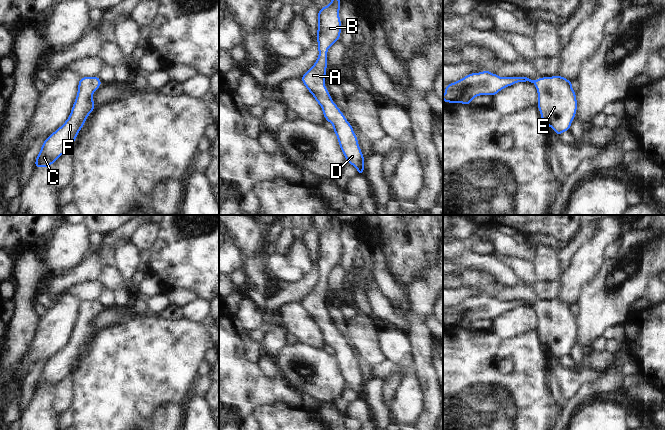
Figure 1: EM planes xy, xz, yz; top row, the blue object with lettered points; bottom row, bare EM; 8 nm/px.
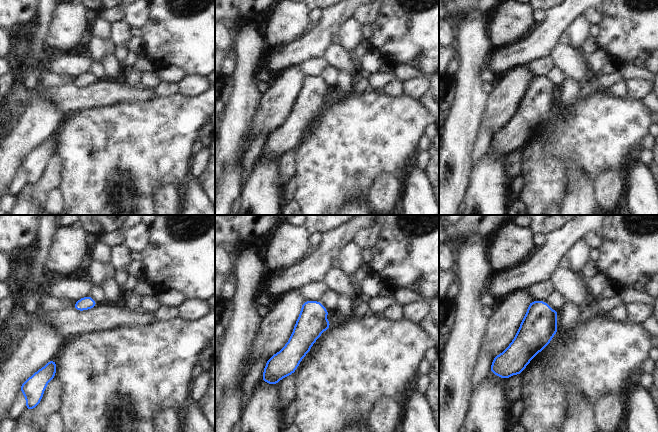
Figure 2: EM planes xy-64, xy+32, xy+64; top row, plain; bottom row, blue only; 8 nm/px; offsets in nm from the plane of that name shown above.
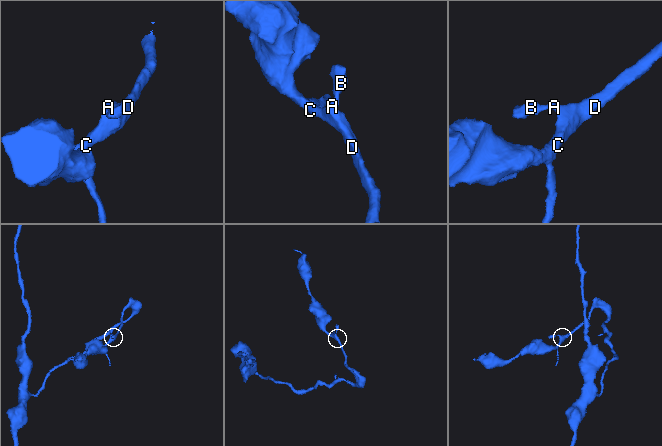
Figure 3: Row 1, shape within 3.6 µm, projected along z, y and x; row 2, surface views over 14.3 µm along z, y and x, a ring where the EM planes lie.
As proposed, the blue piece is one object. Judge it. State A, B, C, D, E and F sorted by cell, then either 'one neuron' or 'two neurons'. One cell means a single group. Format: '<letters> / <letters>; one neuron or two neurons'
A B C D E F; one neuron

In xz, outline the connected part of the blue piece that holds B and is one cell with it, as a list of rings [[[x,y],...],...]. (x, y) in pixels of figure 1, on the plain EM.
[[[333,221],[328,230],[318,234],[317,268],[319,280],[313,290],[300,302],[307,314],[321,330],[324,342],[330,346],[346,385],[353,389],[358,399],[364,399],[365,382],[352,349],[333,326],[325,310],[327,275],[340,264],[342,248],[339,240],[341,223]]]

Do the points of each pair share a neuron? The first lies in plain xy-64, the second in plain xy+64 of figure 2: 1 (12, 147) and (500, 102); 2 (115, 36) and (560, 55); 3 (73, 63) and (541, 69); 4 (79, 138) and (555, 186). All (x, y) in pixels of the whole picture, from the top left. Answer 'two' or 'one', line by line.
1: one
2: two
3: one
4: one

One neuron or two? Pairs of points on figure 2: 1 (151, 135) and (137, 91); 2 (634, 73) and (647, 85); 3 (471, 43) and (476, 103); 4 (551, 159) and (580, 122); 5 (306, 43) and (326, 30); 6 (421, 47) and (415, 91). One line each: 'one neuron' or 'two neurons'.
1: two neurons
2: two neurons
3: one neuron
4: one neuron
5: one neuron
6: two neurons

